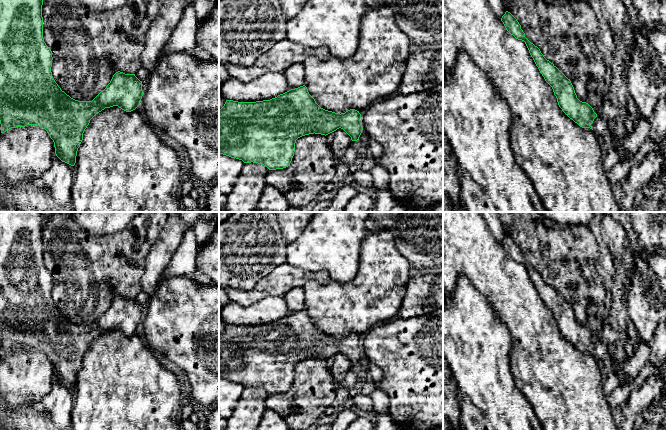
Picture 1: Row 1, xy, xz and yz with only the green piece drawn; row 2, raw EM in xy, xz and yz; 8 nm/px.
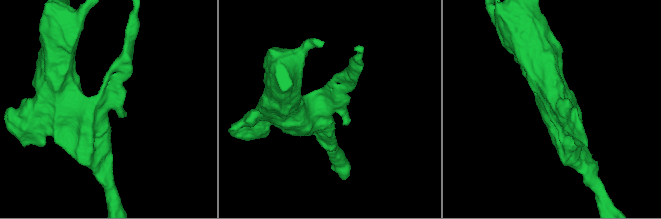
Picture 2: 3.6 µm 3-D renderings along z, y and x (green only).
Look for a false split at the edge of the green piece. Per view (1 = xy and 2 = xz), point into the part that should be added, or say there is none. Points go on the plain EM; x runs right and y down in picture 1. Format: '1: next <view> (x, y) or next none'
1: next none
2: next none

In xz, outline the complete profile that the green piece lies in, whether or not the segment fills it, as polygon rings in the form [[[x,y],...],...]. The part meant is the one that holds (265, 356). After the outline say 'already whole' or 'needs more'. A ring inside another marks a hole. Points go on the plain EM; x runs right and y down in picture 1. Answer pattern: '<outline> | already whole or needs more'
[[[305,309],[270,324],[226,324],[219,333],[219,378],[242,384],[244,387],[262,388],[269,394],[283,393],[292,385],[298,362],[314,357],[326,360],[339,352],[343,353],[352,365],[359,364],[363,354],[359,335],[350,333],[340,338],[325,334],[316,327]]] | already whole

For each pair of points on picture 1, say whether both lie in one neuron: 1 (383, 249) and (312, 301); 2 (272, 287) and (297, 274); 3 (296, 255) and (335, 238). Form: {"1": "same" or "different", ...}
{"1": "same", "2": "same", "3": "same"}

